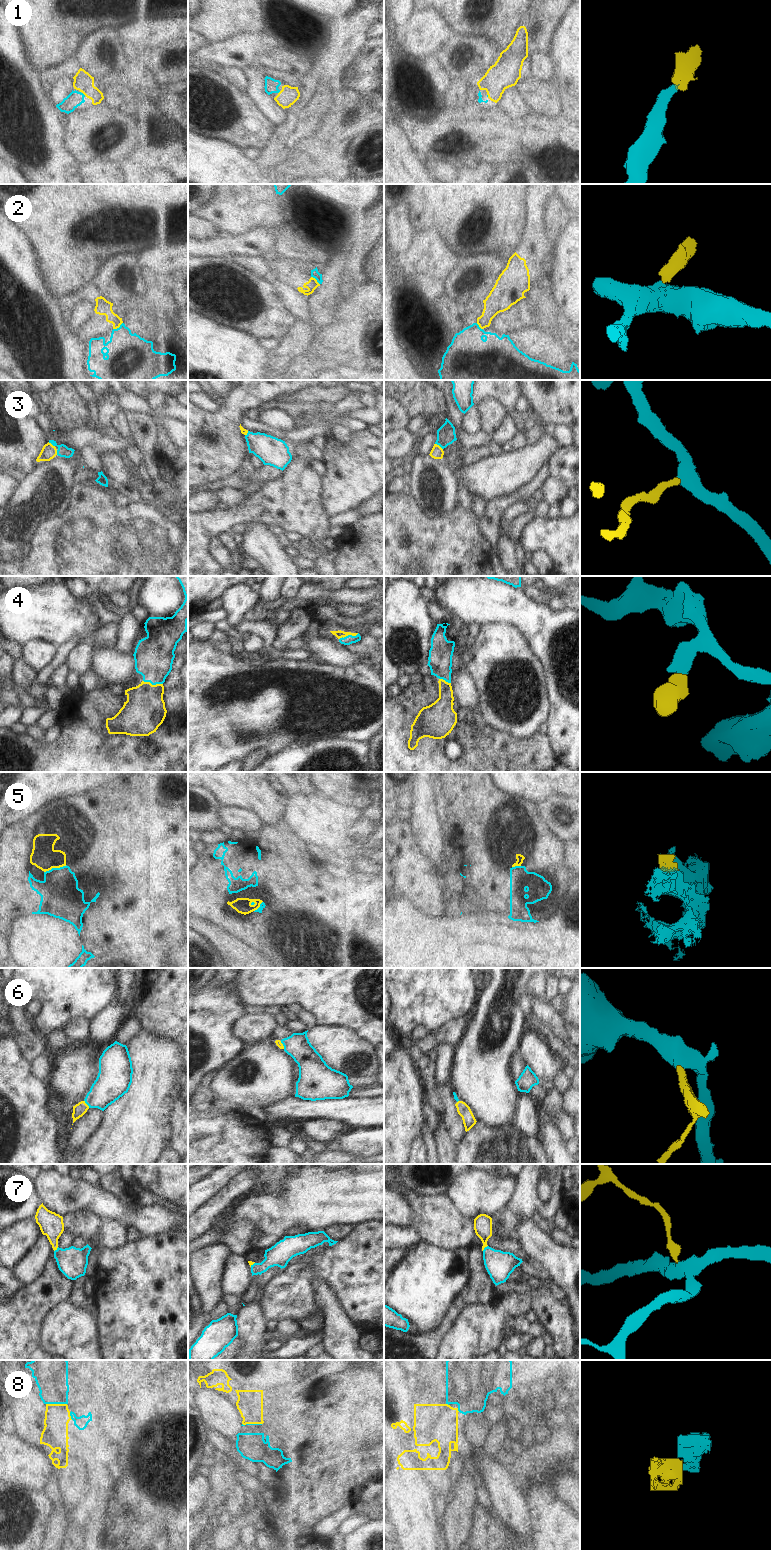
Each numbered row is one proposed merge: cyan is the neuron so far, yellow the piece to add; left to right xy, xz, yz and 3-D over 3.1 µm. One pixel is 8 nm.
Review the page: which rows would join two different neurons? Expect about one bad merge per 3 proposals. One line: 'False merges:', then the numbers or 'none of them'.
False merges: 2, 5

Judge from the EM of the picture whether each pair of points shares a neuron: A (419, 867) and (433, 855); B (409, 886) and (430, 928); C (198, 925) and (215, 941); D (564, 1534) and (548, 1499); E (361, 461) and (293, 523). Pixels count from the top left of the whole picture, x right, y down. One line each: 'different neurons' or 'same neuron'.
A: different neurons
B: different neurons
C: same neuron
D: same neuron
E: different neurons

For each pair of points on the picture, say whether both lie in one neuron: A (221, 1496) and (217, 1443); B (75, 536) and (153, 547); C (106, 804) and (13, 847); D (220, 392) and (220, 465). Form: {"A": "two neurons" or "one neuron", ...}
{"A": "two neurons", "B": "one neuron", "C": "one neuron", "D": "two neurons"}

